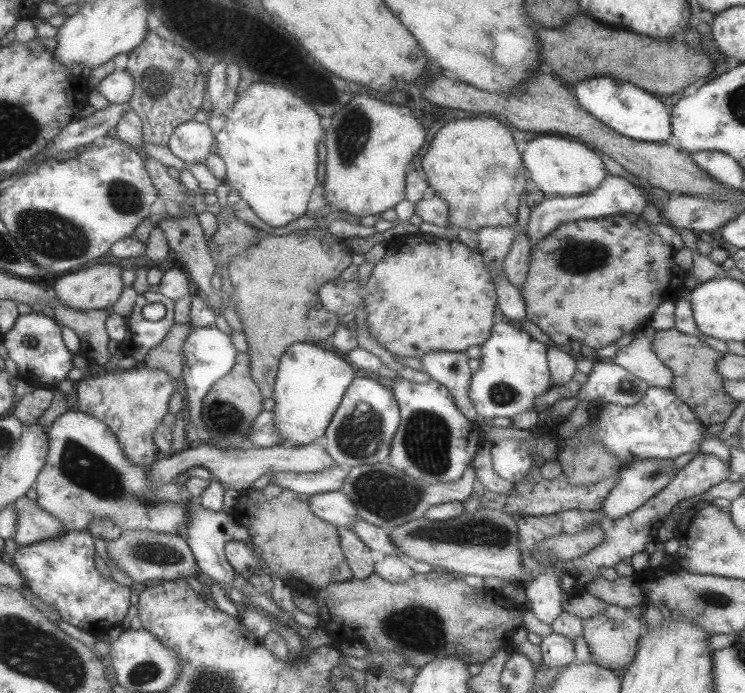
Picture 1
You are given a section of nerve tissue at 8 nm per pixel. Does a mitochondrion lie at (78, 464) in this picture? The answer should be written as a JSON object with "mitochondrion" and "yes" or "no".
{"mitochondrion":"yes"}

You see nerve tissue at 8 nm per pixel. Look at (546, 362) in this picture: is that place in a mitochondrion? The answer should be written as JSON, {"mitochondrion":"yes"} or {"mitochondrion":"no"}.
{"mitochondrion":"no"}

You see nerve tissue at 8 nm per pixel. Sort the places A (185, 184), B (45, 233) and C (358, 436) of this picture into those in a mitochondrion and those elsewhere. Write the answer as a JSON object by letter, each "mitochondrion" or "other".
{"A":"other","B":"mitochondrion","C":"mitochondrion"}

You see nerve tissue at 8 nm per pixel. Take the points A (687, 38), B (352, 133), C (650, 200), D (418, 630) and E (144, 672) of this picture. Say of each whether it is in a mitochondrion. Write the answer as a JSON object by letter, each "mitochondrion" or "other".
{"A":"other","B":"mitochondrion","C":"other","D":"mitochondrion","E":"mitochondrion"}

